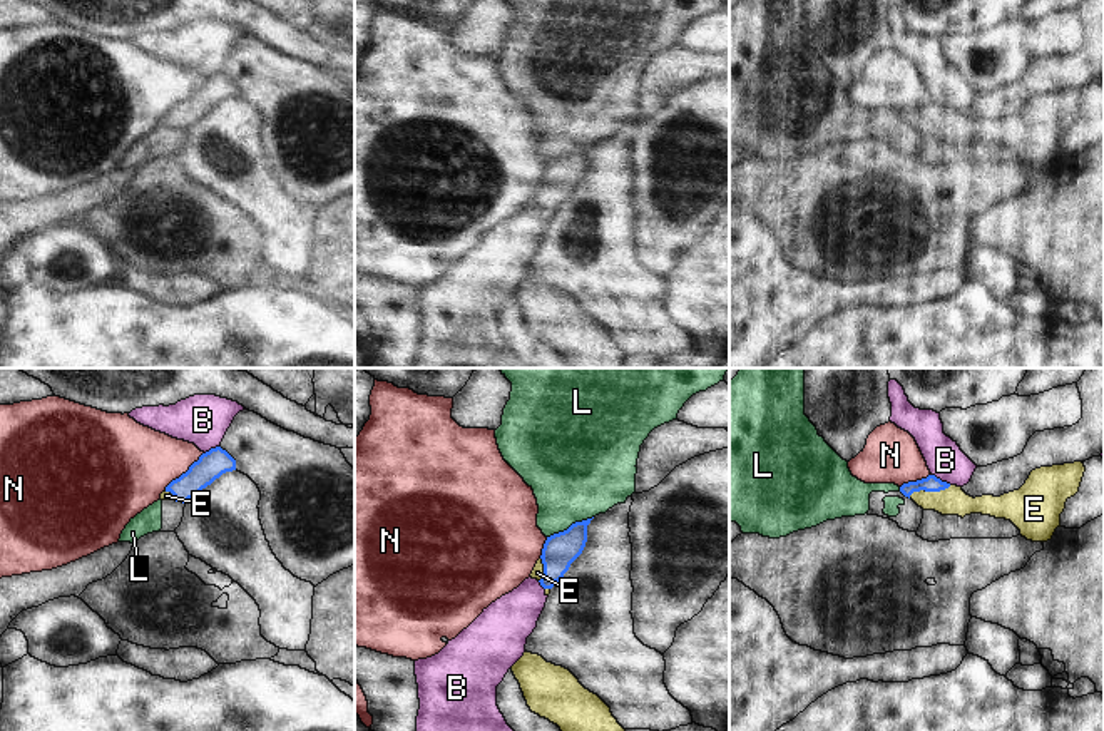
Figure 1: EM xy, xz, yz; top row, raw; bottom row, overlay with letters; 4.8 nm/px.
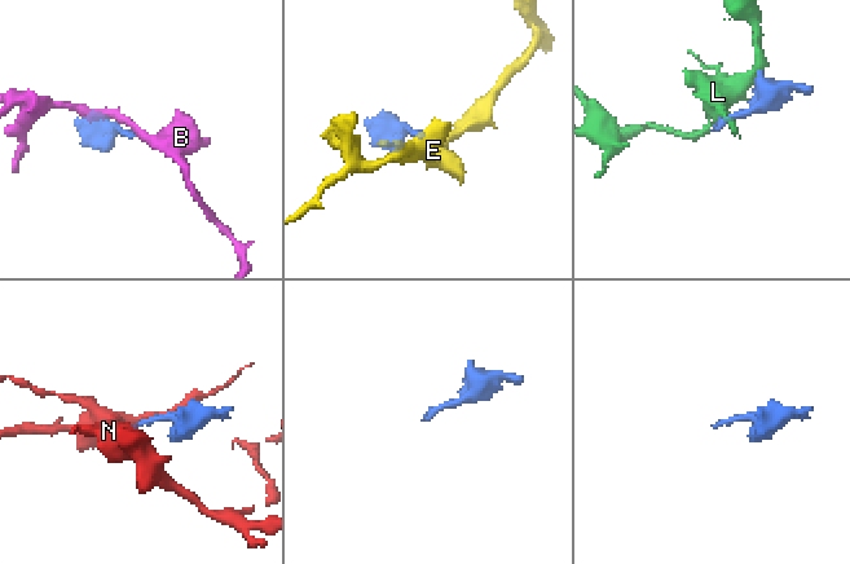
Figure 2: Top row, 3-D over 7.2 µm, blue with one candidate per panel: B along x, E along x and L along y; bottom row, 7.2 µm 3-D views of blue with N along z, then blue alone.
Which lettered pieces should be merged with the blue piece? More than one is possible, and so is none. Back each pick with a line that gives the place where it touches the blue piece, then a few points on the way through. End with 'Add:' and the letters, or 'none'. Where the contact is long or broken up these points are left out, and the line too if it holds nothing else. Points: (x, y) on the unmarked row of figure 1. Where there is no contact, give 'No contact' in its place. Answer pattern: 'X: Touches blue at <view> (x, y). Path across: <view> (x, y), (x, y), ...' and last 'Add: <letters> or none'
E: Touches blue at yz (929, 116). Path across: yz (930, 109), (929, 116), (952, 126)
Add: E.

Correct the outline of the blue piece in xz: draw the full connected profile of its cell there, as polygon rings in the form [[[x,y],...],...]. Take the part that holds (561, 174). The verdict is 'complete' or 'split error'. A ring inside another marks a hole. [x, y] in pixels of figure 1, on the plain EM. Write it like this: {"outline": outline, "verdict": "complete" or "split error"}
{"outline": [[[592,144],[575,147],[567,156],[547,162],[542,181],[530,202],[545,214],[545,221],[569,196],[570,189],[582,179],[587,167],[587,151]]], "verdict": "split error"}

